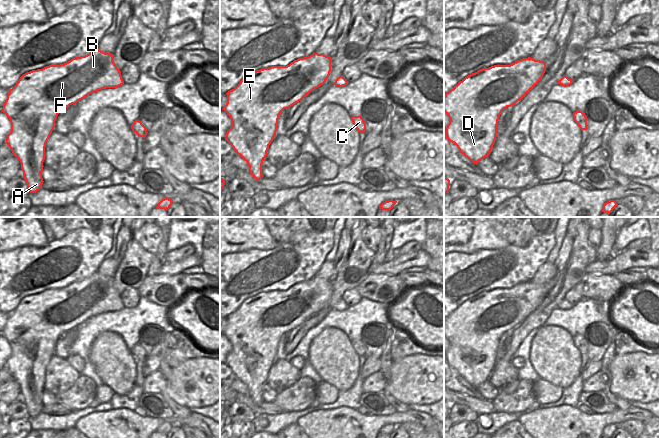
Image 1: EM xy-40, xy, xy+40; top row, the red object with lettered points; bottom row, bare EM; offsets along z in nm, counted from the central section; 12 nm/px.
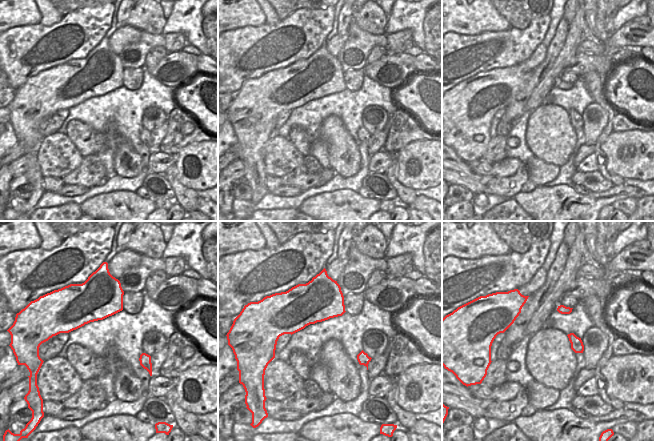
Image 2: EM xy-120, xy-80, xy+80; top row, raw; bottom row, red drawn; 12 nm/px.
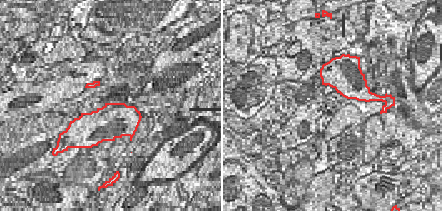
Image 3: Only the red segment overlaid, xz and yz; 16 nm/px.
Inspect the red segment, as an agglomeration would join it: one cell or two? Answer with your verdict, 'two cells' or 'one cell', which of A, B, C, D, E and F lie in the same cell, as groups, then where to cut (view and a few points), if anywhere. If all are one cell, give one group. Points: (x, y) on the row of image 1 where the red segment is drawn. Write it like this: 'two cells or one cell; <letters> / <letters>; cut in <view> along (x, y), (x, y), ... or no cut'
two cells; A B D E F / C; cut in xy along (334, 83), (341, 86)

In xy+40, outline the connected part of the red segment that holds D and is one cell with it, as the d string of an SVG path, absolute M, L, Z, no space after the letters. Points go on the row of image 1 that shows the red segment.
M528 57L510 65L482 68L468 75L444 95L444 112L450 119L444 136L477 165L479 161L489 156L493 148L502 111L525 97L538 84L545 71L544 61Z

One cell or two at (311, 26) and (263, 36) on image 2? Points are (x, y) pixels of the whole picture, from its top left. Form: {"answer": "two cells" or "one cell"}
{"answer": "one cell"}

